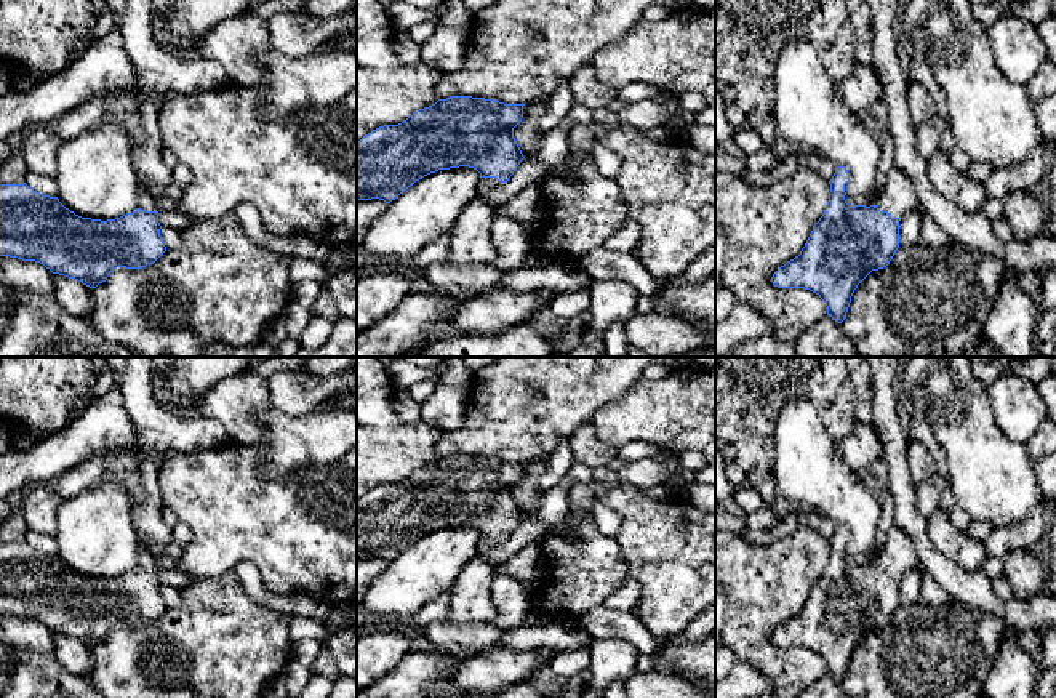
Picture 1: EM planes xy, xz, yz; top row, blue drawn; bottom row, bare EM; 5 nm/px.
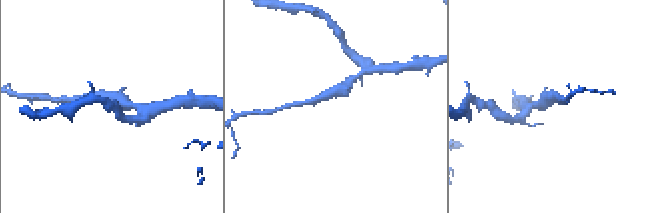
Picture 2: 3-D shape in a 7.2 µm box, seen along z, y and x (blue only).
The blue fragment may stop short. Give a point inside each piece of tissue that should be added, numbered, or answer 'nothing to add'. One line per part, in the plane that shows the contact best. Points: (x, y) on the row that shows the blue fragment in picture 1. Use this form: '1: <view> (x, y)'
1: yz (900, 196)

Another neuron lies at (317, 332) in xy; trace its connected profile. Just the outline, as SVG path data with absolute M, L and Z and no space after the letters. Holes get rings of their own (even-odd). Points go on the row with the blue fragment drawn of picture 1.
M312 314L304 333L301 335L299 344L306 349L322 347L333 333L334 323L317 314Z

